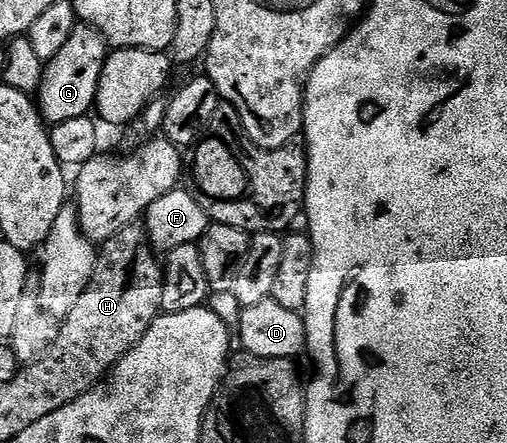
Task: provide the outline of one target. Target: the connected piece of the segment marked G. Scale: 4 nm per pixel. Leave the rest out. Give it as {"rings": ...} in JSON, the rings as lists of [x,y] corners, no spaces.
{"rings":[[[78,22],[71,37],[67,37],[63,44],[63,49],[59,49],[59,53],[45,65],[45,76],[39,92],[39,110],[46,124],[71,121],[71,117],[83,117],[94,110],[99,77],[110,50],[104,35],[87,23]]]}

